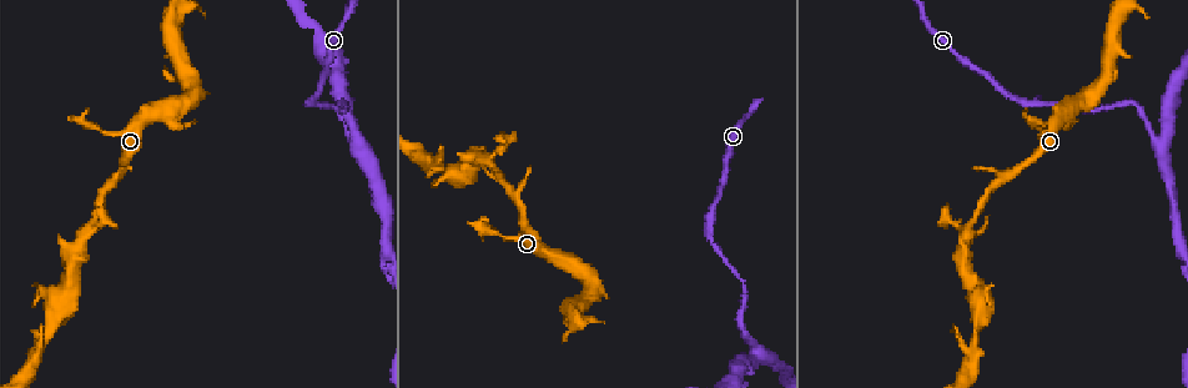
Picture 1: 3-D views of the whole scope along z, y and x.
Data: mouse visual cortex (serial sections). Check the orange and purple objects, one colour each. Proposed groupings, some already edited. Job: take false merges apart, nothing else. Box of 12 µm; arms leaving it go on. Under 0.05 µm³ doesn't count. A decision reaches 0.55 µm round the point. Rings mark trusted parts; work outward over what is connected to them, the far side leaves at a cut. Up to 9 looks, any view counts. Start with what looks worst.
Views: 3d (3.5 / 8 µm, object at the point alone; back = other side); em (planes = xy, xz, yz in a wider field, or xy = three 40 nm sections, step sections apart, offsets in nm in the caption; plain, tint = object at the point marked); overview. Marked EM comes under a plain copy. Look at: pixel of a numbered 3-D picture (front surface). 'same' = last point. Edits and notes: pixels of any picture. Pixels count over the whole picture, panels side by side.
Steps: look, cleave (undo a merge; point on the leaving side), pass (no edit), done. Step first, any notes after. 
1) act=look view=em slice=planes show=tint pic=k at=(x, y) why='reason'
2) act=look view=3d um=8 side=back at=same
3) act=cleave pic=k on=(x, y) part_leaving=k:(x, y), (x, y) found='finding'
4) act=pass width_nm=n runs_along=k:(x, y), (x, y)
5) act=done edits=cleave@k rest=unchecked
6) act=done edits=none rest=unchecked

act=look view=3d um=3.5 pic=1 at=(489, 163) why='sharp bend'

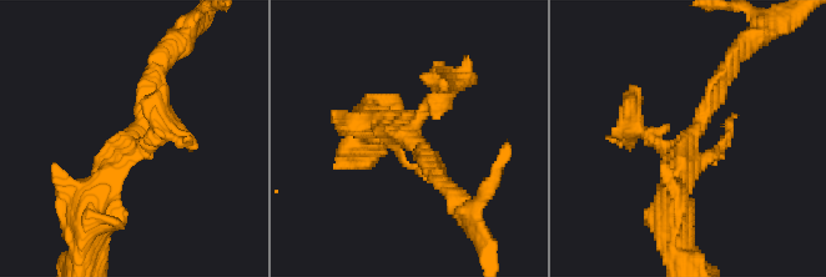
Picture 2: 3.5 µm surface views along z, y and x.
act=look view=em slice=planes show=tint pic=2 at=(402, 133)

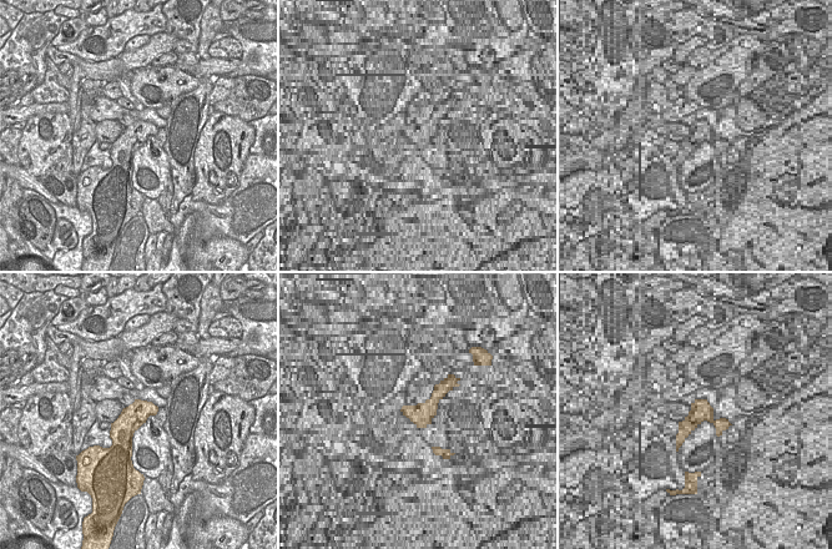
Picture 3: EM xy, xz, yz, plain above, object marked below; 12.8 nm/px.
act=pass runs_along=2:(156, 77), (87, 216) found='one cell here'

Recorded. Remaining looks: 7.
act=look view=3d um=3.5 side=back pic=1 at=(358, 147) why='arms part here'

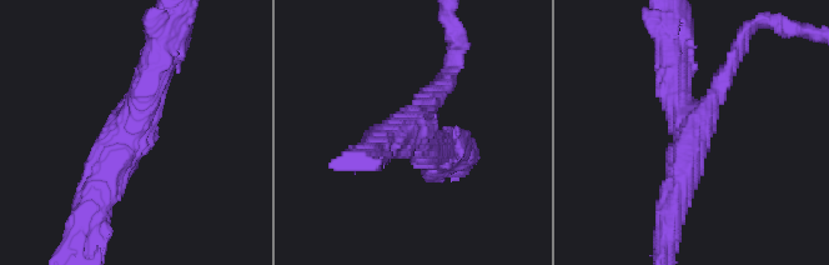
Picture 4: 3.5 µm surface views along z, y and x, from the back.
act=look view=em slice=xy step=1 show=tint pic=4 at=(413, 127) arms=3 arm_widths_nm=200,400,450 why='shape alone is not enough'

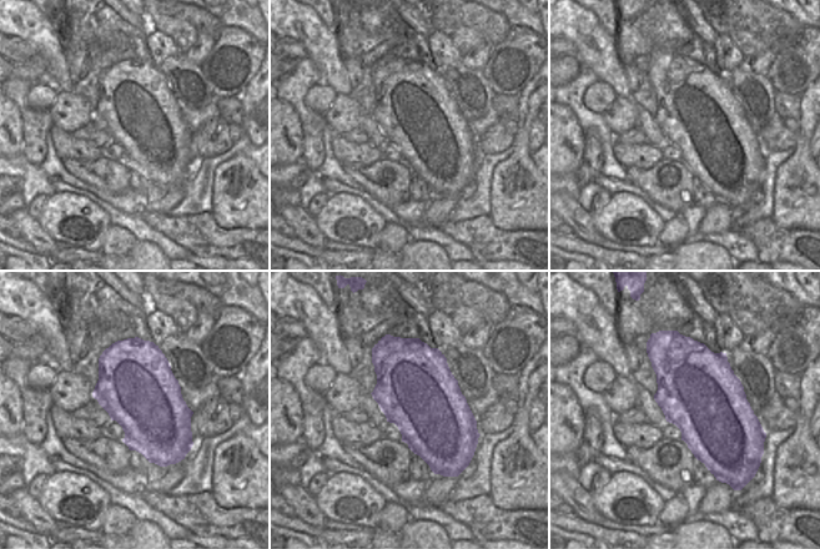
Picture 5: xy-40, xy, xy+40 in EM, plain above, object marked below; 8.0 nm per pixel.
act=pass runs_along=4:(160, 60), (99, 194) found='continuous, no second cell'

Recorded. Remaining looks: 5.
act=look view=em slice=xy step=5 show=tint pic=1 at=(68, 293) why='calibre changes'

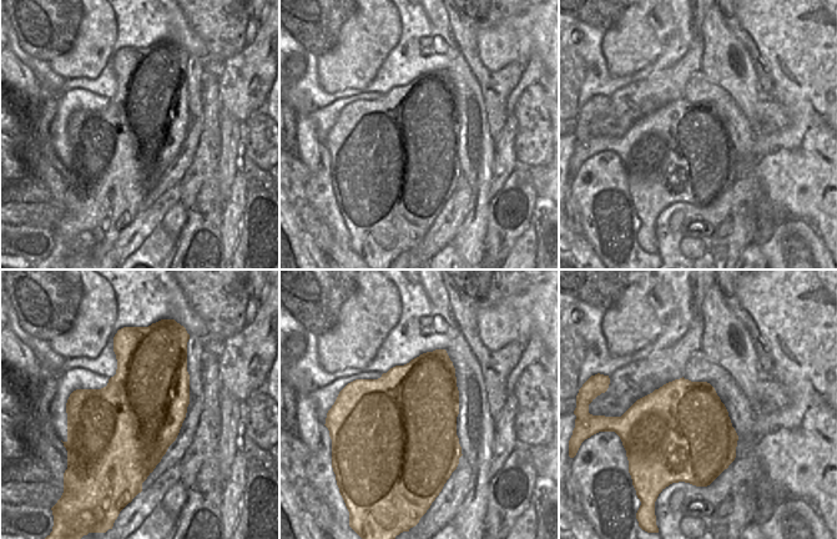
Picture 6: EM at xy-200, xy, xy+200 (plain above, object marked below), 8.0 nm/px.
act=look view=3d um=3.5 side=back at=same

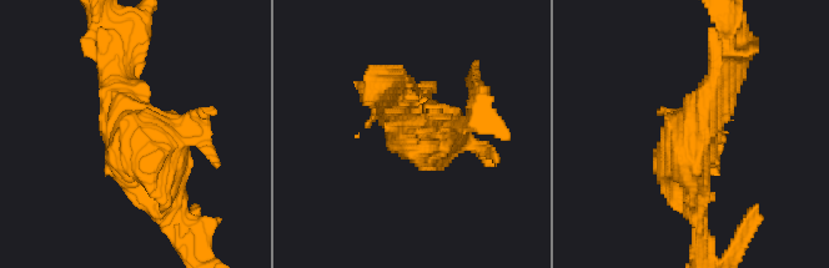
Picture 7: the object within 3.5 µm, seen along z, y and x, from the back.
act=pass runs_along=7:(124, 86), (185, 232) found='continuous, no second cell'

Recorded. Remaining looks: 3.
act=look view=3d um=3.5 pic=1 at=(98, 130) why='thin neck'

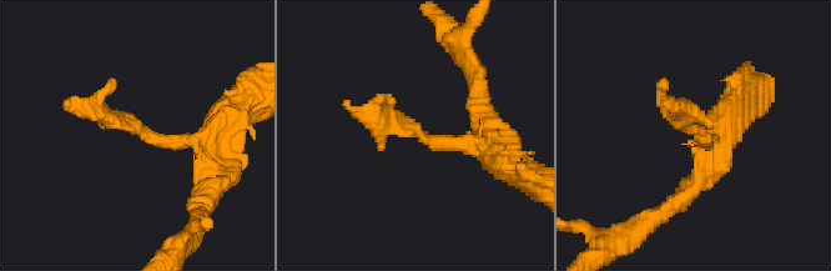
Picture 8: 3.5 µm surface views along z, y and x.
act=look view=em slice=xy step=2 show=tint pic=8 at=(421, 137)

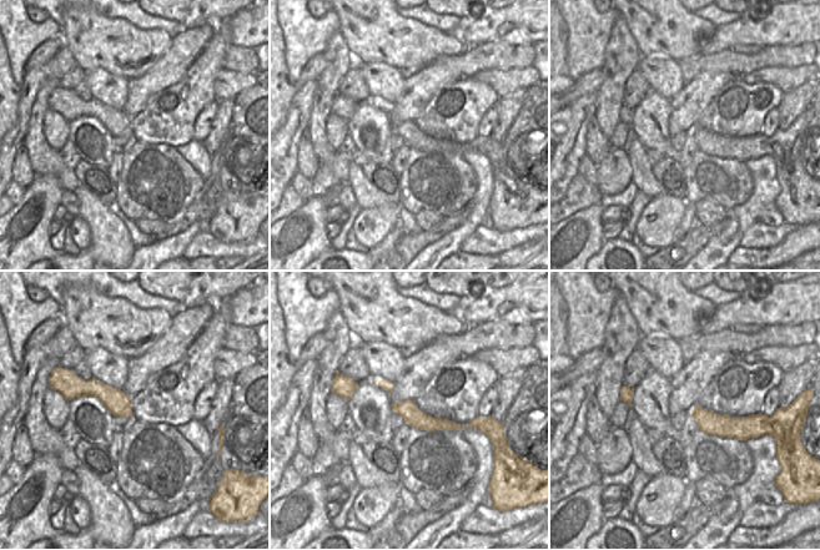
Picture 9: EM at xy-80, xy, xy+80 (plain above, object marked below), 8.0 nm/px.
act=pass width_nm=160 runs_along=8:(213, 160), (106, 118), (106, 91) found='continuous, no second cell'

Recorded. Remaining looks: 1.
act=done edits=none rest=unchecked

